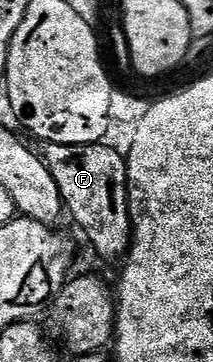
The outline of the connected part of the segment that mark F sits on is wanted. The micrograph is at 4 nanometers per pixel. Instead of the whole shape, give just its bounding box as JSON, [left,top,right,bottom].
[40,143,133,261]

